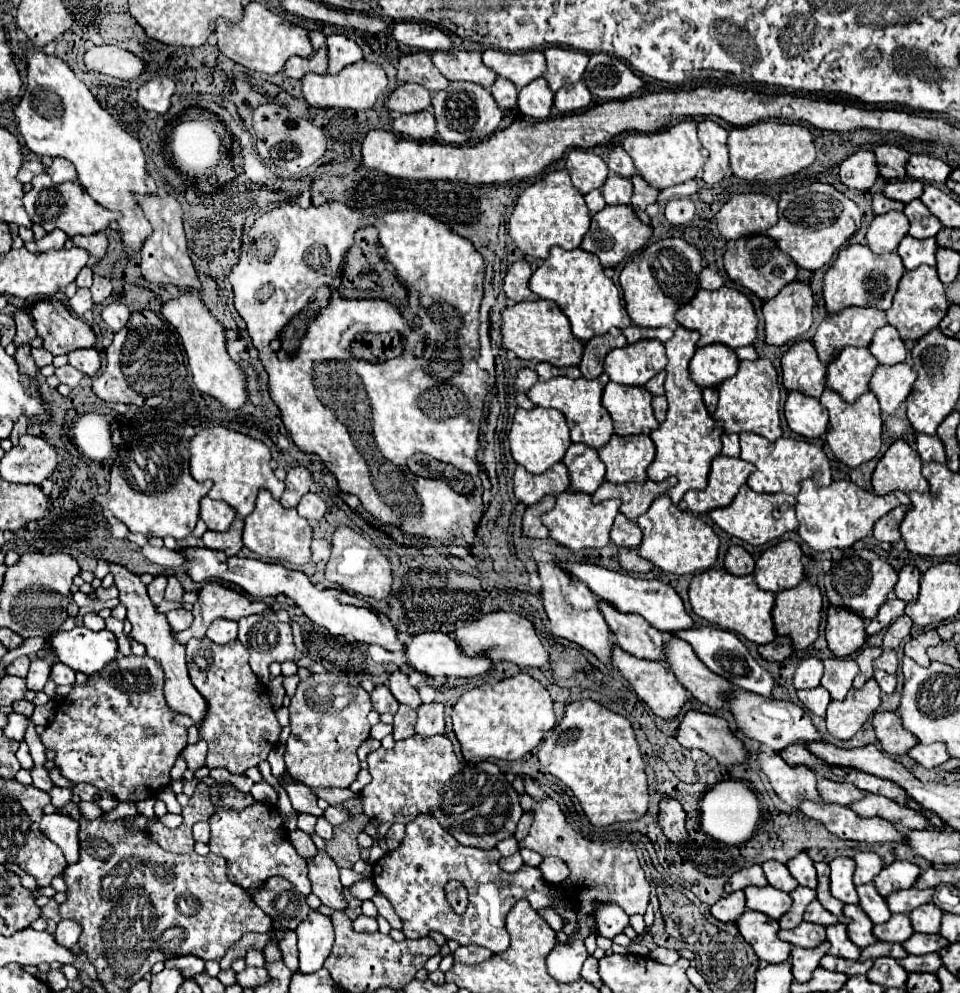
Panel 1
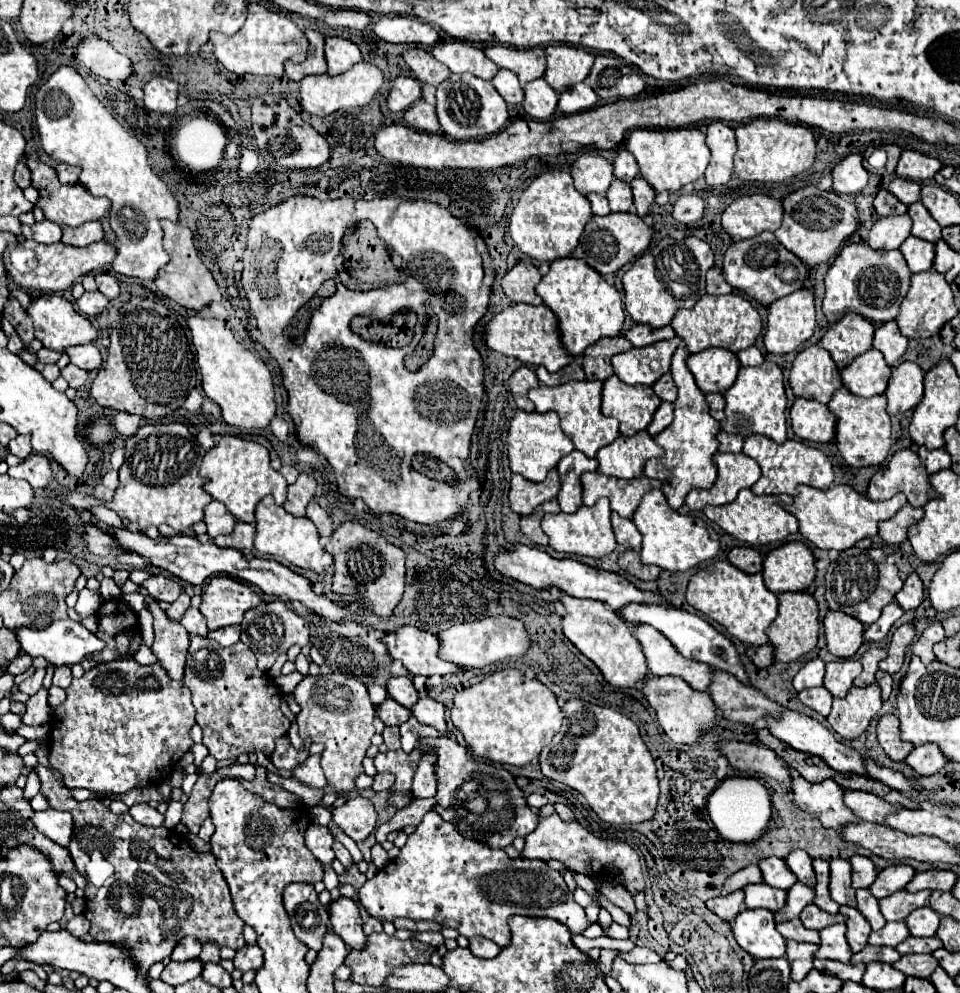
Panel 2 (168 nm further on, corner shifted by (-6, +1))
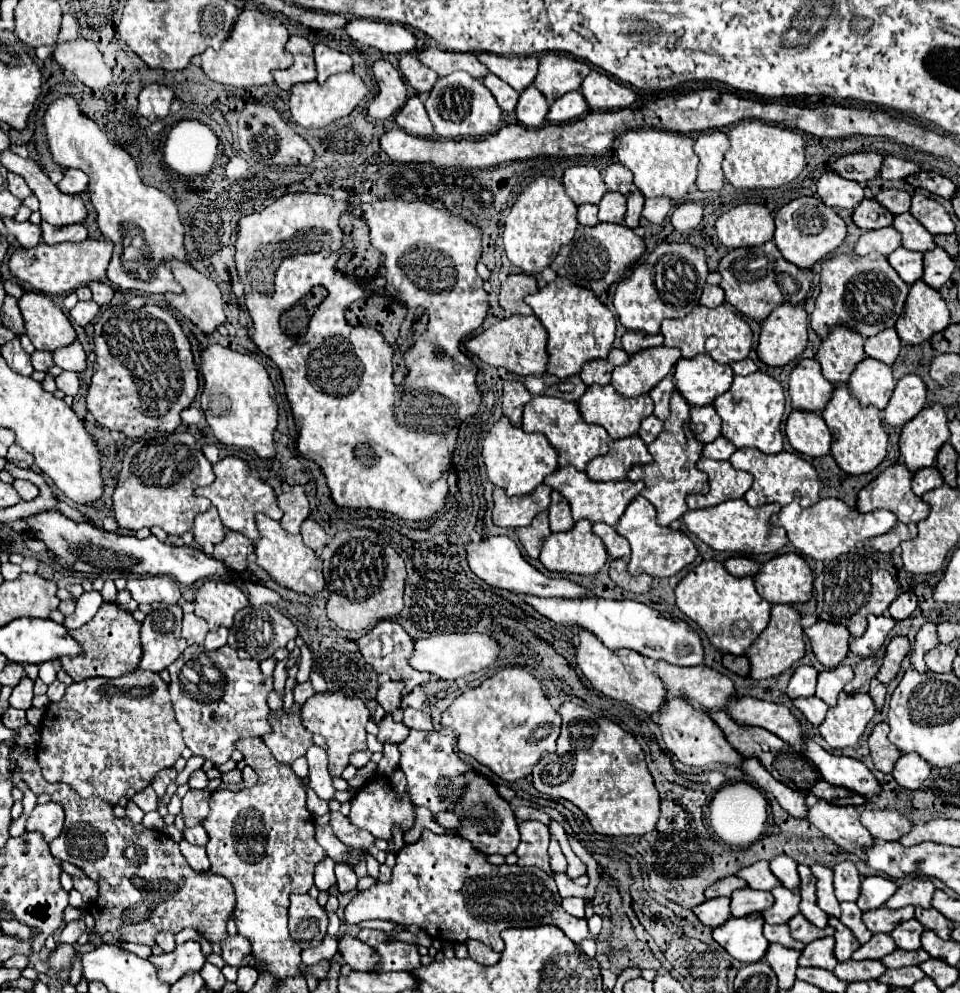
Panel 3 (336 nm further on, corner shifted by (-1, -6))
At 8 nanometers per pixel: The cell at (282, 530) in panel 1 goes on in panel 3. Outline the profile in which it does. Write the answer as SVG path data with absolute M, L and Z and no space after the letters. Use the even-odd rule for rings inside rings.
M263 513L255 515L257 519L257 527L261 537L255 541L255 555L257 555L257 563L269 571L281 585L295 589L299 593L317 593L325 587L325 579L323 579L323 561L317 557L317 553L313 549L309 549L303 543L301 535L291 535L287 533L279 521L269 519Z

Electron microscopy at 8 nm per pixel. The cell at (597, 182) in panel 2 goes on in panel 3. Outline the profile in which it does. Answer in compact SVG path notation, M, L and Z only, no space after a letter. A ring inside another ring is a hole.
M587 165L569 167L563 173L563 187L575 205L599 203L601 197L607 193L601 173L595 167L587 167Z

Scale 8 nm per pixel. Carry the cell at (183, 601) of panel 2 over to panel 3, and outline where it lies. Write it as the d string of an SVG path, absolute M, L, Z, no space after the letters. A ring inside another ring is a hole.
M179 605L151 607L140 629L143 647L143 659L139 663L141 669L159 673L179 657L177 641L181 637L181 619L183 611Z

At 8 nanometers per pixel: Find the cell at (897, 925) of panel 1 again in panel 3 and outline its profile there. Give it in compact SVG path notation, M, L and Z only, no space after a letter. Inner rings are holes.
M875 933L869 943L861 945L855 951L853 959L855 961L863 961L863 959L883 959L885 955L893 953L895 949L897 949L897 945L895 945L895 941L893 941L891 935L887 935L887 933Z

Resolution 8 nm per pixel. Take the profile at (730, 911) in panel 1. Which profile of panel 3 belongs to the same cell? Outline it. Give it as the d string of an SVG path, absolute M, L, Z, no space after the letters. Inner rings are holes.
M723 897L723 899L707 899L699 907L695 907L693 911L695 911L695 915L699 917L699 921L703 925L719 927L719 923L725 923L731 917L729 903L731 903L729 897Z

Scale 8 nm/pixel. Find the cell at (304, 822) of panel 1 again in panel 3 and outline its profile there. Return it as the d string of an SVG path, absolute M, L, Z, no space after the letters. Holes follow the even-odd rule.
M325 857L323 861L319 861L319 865L315 867L315 887L321 891L327 891L333 883L335 883L335 873L333 873L335 861Z

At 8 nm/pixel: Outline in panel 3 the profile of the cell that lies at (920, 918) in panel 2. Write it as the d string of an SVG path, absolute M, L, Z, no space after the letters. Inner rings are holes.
M911 919L911 921L899 923L899 925L893 929L891 937L895 939L895 943L897 943L899 949L911 951L911 949L919 949L919 947L921 947L923 929L925 929L925 927L923 927L919 921Z

